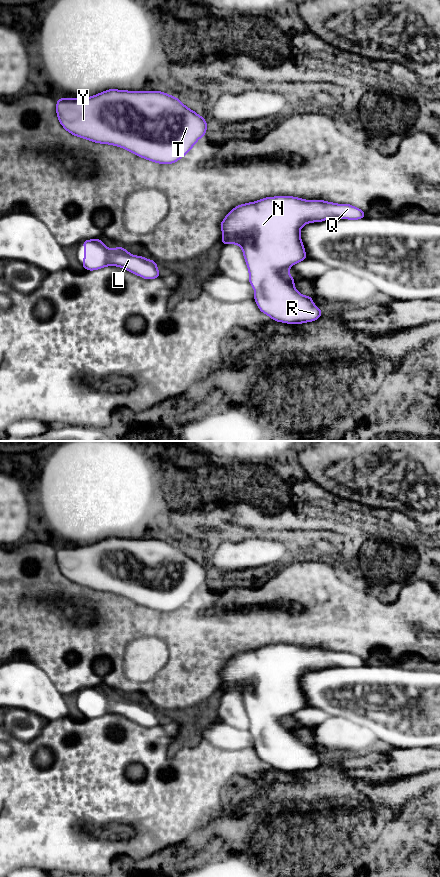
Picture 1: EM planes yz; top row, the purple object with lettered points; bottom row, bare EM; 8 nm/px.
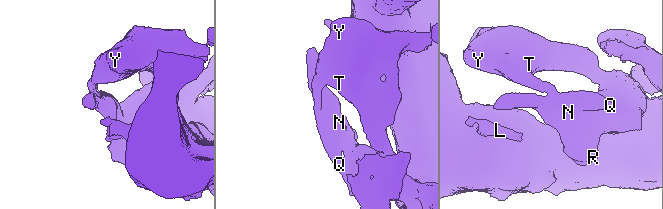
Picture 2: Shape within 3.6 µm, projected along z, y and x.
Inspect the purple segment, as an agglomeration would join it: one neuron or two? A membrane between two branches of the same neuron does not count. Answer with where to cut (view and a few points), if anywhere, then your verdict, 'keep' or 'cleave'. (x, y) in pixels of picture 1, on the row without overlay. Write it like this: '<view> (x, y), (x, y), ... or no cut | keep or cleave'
yz (92, 687), (104, 697), (106, 713) | cleave

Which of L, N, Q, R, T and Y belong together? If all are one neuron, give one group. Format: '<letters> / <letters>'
L / N Q R T Y

